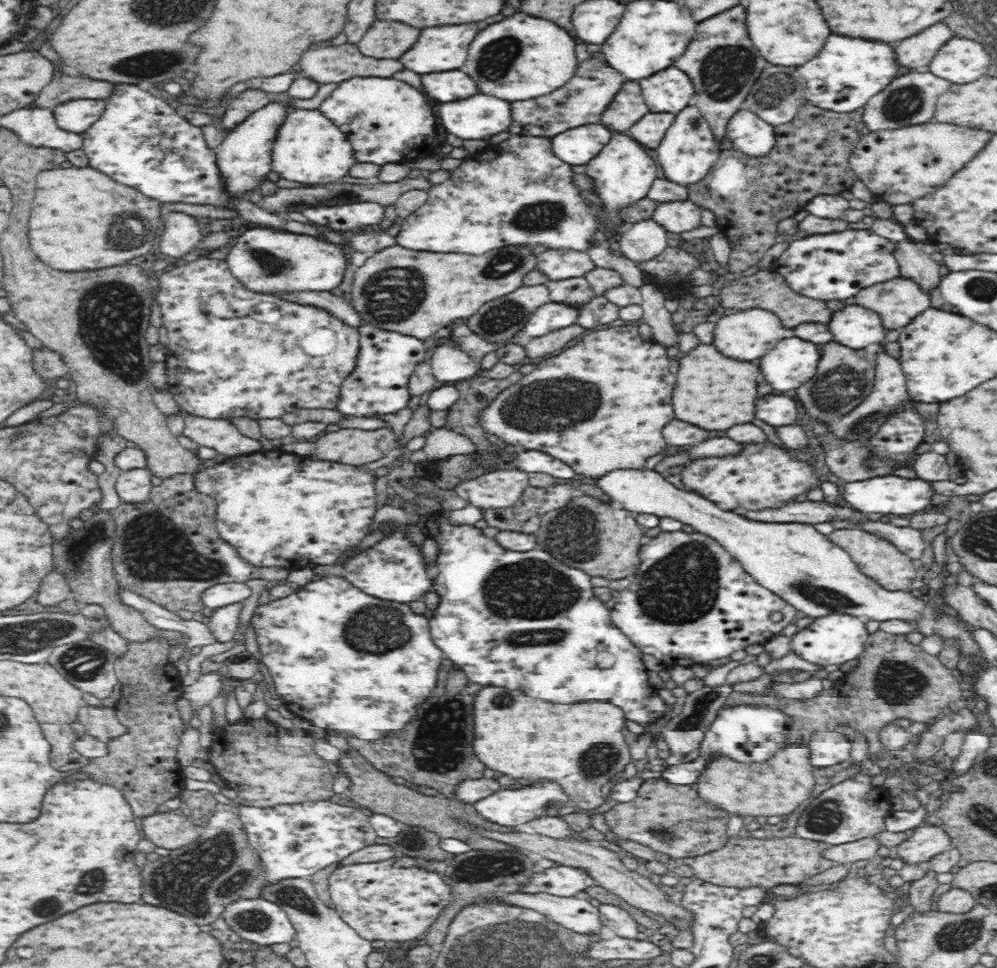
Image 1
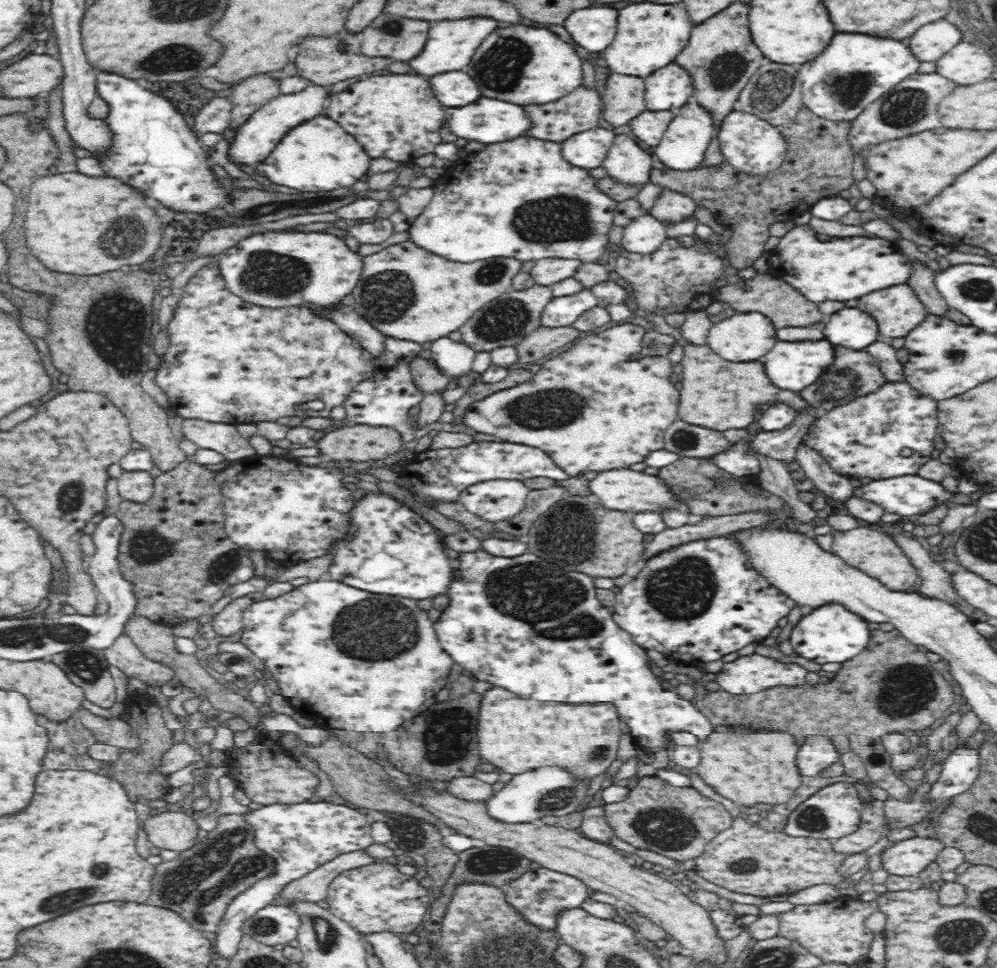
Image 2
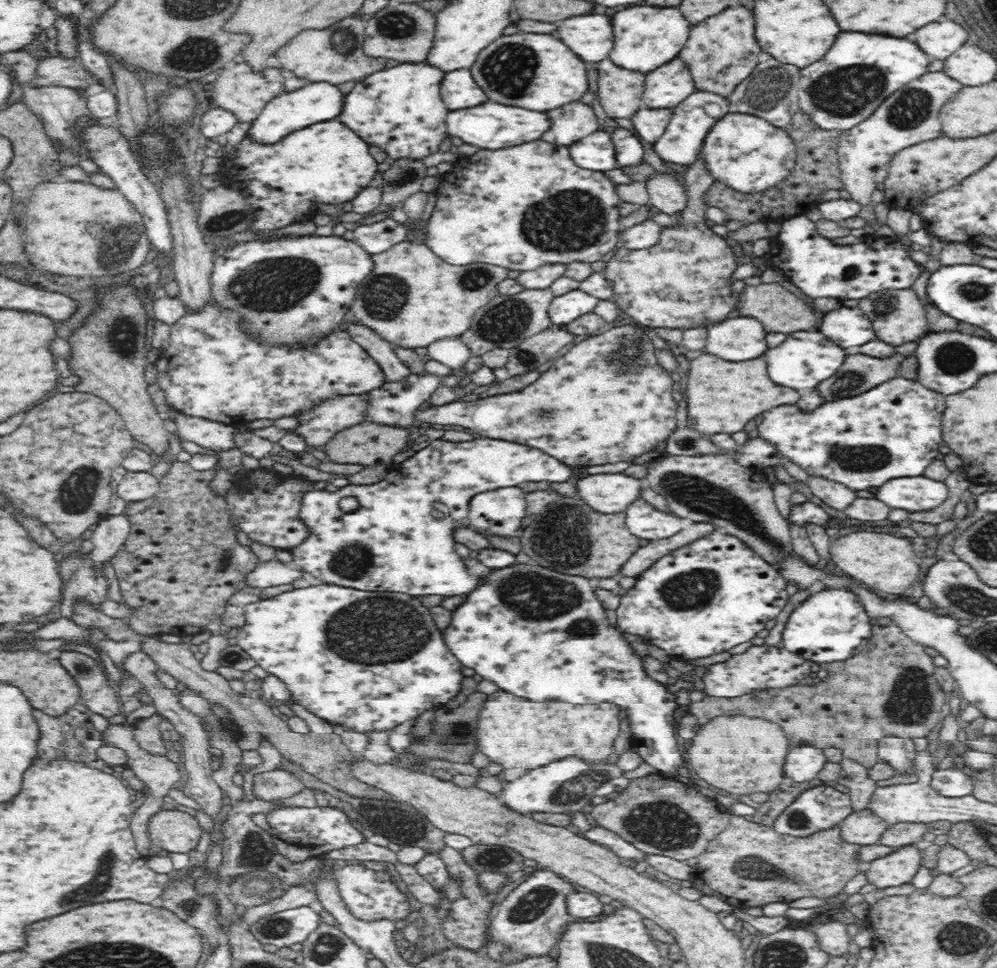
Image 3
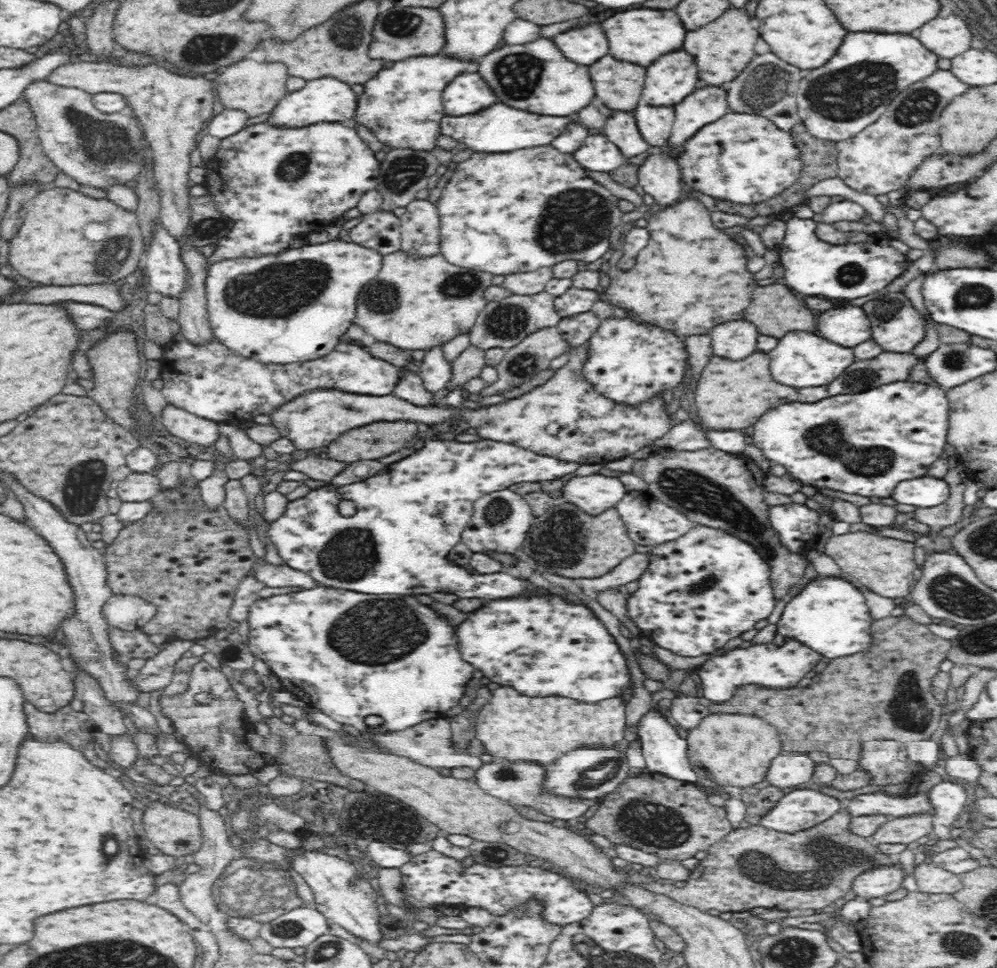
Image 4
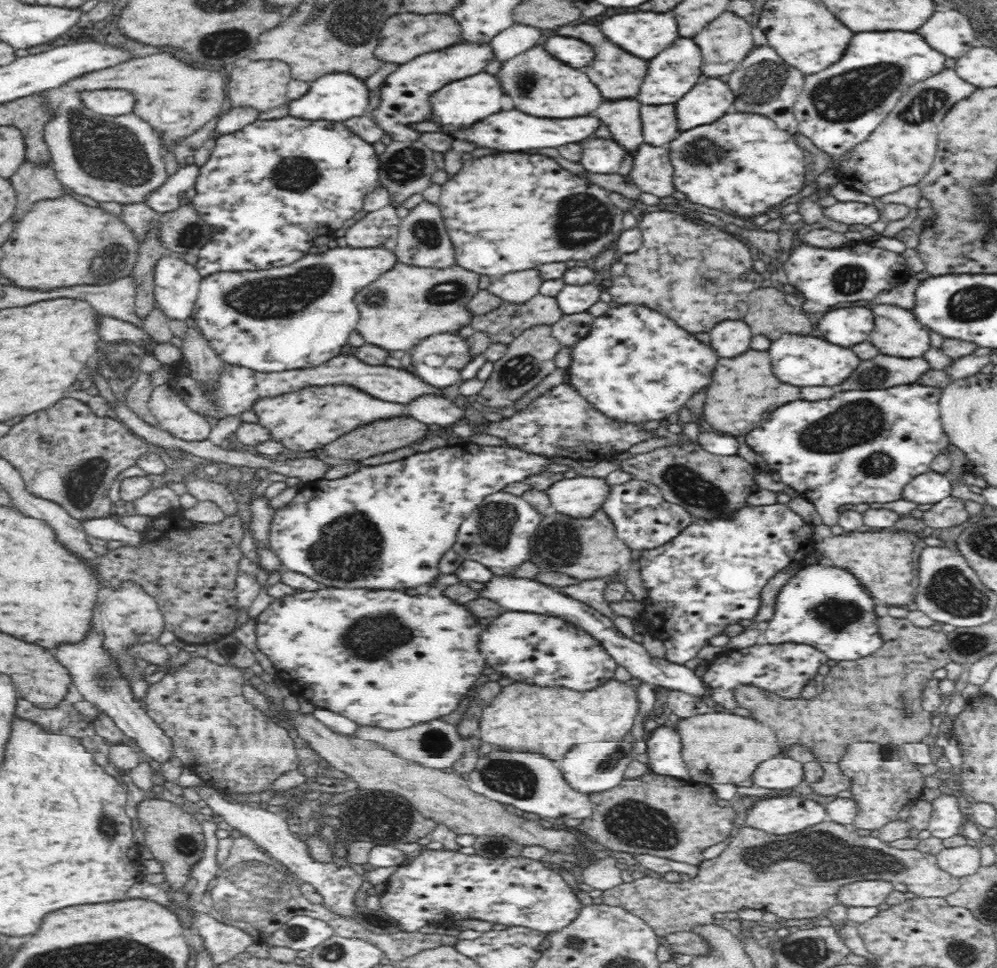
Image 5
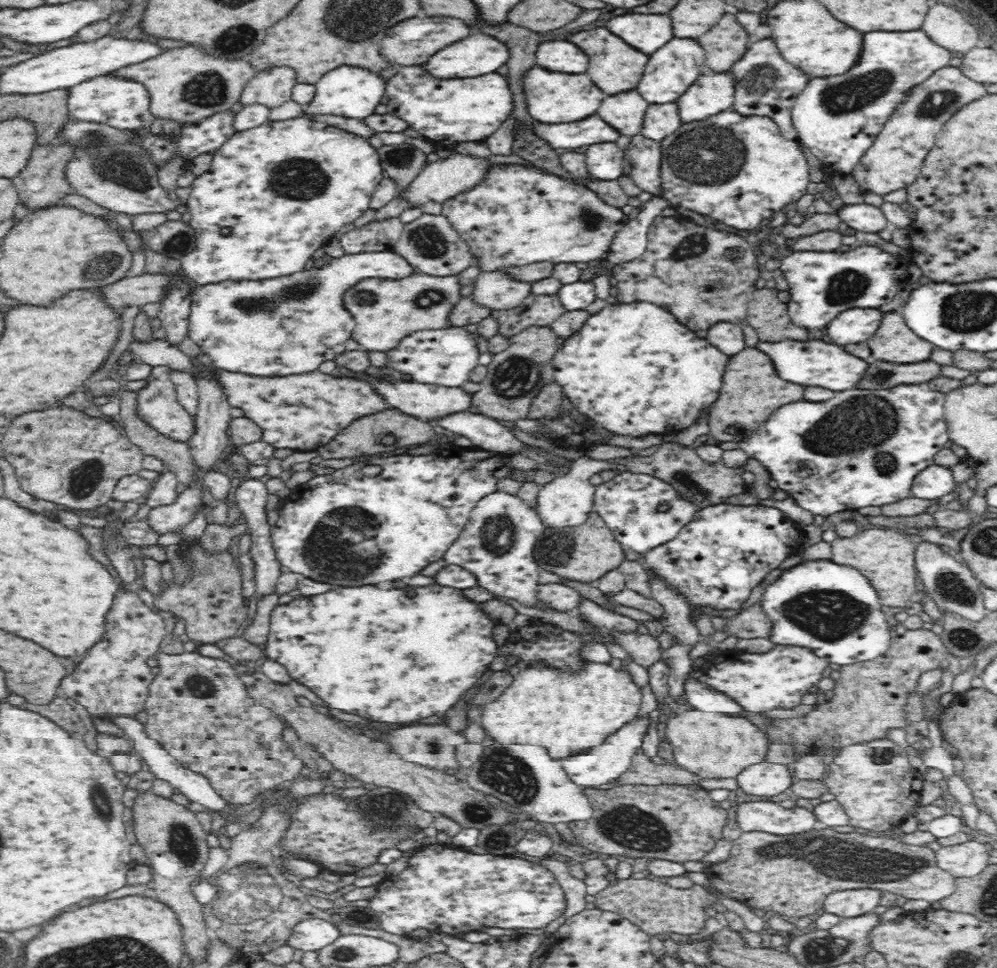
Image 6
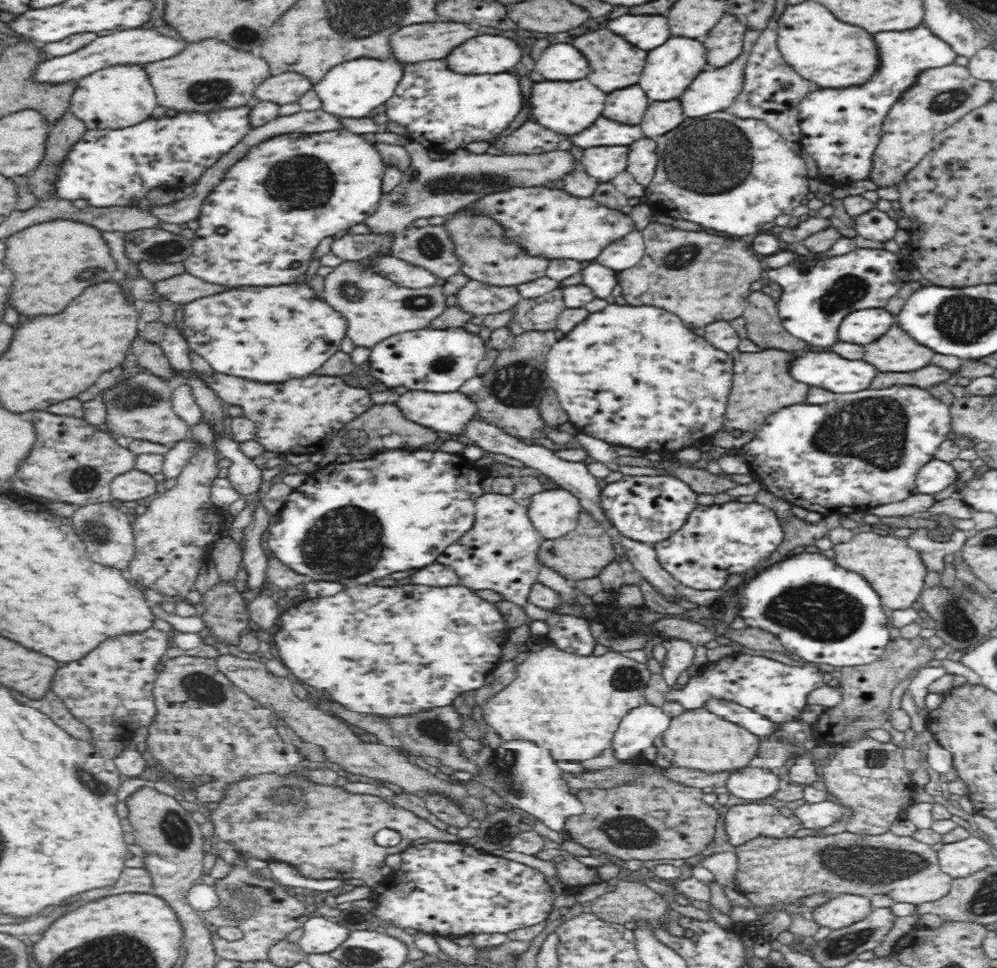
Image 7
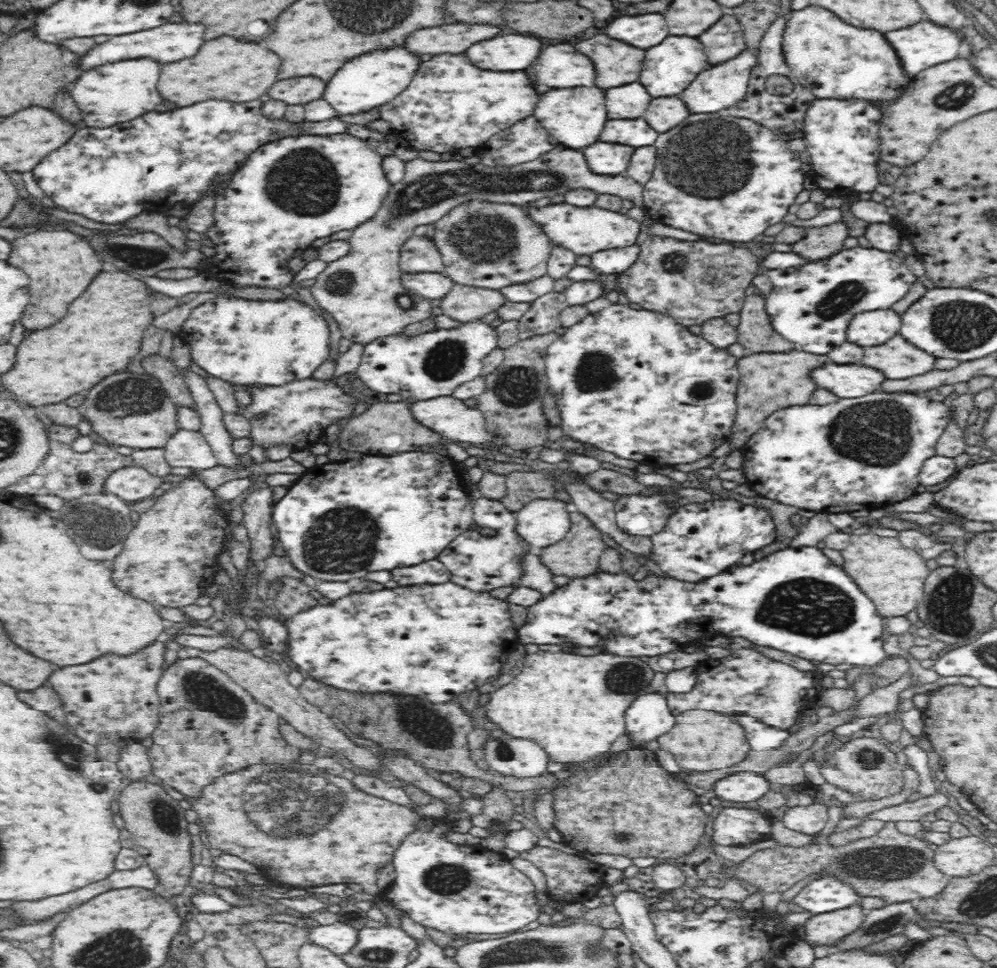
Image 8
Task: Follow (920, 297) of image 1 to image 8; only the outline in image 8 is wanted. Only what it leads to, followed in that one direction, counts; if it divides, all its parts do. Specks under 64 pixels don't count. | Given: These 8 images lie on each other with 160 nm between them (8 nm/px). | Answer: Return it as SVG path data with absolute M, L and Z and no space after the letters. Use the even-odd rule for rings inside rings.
M900 334L894 340L888 340L888 344L866 348L862 364L884 372L890 380L922 376L935 369L932 356L912 348L912 344L908 344Z

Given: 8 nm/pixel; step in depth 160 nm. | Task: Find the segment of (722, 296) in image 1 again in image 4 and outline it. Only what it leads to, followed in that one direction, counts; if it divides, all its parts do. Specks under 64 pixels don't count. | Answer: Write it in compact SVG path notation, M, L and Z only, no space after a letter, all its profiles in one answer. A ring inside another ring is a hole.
M778 283L772 284L772 286L765 285L753 288L752 300L744 310L744 318L756 324L760 335L766 334L766 336L774 336L774 338L780 338L792 330L816 332L814 314L800 300L796 300L796 296L792 294L792 290L788 286L782 286Z

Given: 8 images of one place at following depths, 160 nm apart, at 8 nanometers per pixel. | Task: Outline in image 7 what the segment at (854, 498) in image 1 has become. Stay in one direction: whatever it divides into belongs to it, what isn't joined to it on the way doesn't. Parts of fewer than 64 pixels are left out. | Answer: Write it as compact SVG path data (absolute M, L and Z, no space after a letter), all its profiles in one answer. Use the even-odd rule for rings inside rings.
M934 458L918 471L916 492L934 495L953 484L957 476L952 464Z

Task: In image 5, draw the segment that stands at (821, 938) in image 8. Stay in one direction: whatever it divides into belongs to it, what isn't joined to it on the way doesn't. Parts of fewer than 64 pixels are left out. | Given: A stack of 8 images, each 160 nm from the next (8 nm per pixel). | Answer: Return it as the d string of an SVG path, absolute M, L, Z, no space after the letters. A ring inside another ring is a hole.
M863 880L853 881L842 886L838 892L838 901L847 907L874 906L883 904L894 891L892 881Z

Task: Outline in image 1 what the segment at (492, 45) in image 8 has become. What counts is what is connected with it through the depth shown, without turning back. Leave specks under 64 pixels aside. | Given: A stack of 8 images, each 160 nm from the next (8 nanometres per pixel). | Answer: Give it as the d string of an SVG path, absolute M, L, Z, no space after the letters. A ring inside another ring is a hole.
M378 76L354 77L337 86L322 100L319 110L346 134L358 162L402 163L437 150L434 114L416 88L394 78Z

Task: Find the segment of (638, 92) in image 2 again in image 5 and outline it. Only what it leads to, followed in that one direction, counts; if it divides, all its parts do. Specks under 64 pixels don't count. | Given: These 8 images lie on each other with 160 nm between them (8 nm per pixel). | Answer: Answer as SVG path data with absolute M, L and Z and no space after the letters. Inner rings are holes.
M568 24L568 26L562 28L562 32L564 32L564 36L574 36L574 38L580 38L580 40L594 46L594 50L596 50L594 66L588 66L584 72L588 72L588 76L592 76L592 84L598 86L598 90L602 92L602 96L606 100L620 100L620 96L636 96L638 94L640 84L646 76L646 68L648 68L646 60L642 60L638 56L632 56L632 54L624 52L622 48L614 46L612 42L608 42L598 26Z

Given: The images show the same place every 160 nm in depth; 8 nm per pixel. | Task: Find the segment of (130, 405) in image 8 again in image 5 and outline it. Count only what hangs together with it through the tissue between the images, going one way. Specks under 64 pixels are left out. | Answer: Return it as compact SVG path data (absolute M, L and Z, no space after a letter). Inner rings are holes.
M170 382L160 384L153 390L149 408L162 430L188 442L208 439L212 421L193 412L177 395L176 388L172 388Z

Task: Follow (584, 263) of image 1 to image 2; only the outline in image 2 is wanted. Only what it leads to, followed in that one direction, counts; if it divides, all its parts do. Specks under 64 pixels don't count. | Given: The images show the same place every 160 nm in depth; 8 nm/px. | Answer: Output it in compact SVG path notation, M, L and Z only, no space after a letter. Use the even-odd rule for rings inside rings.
M548 258L548 260L536 260L536 264L530 271L536 285L550 286L560 280L574 277L577 268L584 262L568 258Z

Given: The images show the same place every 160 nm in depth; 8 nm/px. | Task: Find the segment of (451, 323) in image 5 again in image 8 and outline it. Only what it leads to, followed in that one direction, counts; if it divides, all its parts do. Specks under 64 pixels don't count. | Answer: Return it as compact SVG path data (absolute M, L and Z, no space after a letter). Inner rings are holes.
M554 148L536 160L518 164L512 168L488 168L478 163L467 164L460 160L427 161L421 157L410 160L410 162L405 162L405 175L391 186L388 197L384 199L376 214L364 224L360 224L358 228L351 230L352 234L345 240L349 246L348 253L338 260L330 262L326 266L326 270L320 273L320 276L315 277L316 280L310 286L310 292L312 292L314 300L318 302L318 306L324 308L338 322L342 336L354 343L368 344L374 339L398 335L409 324L433 318L430 300L416 296L402 283L403 272L399 265L400 252L402 246L406 244L406 240L412 238L414 228L435 223L457 204L472 199L523 206L536 202L536 200L542 200L542 198L561 200L565 195L580 190L592 192L596 196L609 195L616 196L616 199L630 200L642 208L643 185L626 174L603 175L592 172L584 153L568 150L568 148Z

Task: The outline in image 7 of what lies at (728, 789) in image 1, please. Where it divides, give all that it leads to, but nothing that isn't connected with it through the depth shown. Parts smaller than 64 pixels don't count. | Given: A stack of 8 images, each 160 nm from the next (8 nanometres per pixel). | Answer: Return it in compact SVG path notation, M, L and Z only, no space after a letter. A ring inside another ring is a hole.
M688 710L671 718L670 728L662 735L663 745L673 750L671 760L676 766L694 768L707 773L738 770L746 767L758 750L760 740L745 728L708 711Z

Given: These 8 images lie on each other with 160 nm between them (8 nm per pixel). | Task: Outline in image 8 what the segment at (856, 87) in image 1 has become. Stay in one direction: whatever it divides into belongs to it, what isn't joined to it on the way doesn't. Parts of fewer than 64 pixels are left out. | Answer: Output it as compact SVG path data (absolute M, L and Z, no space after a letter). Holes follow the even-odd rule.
M922 20L910 28L900 28L896 32L888 32L884 34L888 36L888 40L892 40L892 46L896 48L896 52L900 52L900 58L904 60L904 66L910 76L915 76L916 72L920 72L929 66L948 62L961 56L964 50L965 42L960 38L960 34L956 29L950 27L938 26L930 20ZM814 100L804 122L804 142L812 169L812 186L866 194L878 186L879 126L883 113L865 100Z

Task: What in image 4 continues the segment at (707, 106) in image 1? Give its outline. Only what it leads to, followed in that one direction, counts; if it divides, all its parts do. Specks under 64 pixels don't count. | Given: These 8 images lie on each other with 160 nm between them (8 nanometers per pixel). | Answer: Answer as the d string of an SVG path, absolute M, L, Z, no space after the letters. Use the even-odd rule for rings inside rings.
M728 10L716 22L698 28L696 32L688 32L684 40L684 48L696 56L696 64L702 70L700 78L708 84L724 84L732 82L746 67L748 60L756 54L752 44L758 40L758 20L750 20L742 10ZM691 194L671 209L655 208L646 217L648 225L645 228L649 232L649 243L642 252L638 252L634 268L626 272L620 270L618 260L622 258L623 251L619 247L607 256L610 284L602 296L608 298L608 303L616 304L627 312L634 312L640 320L660 324L658 327L670 329L682 336L709 335L717 324L736 320L750 304L753 288L757 287L756 276L748 271L748 252L744 251L744 244L724 232L724 228L714 226L712 212L707 210L702 201L691 197Z

